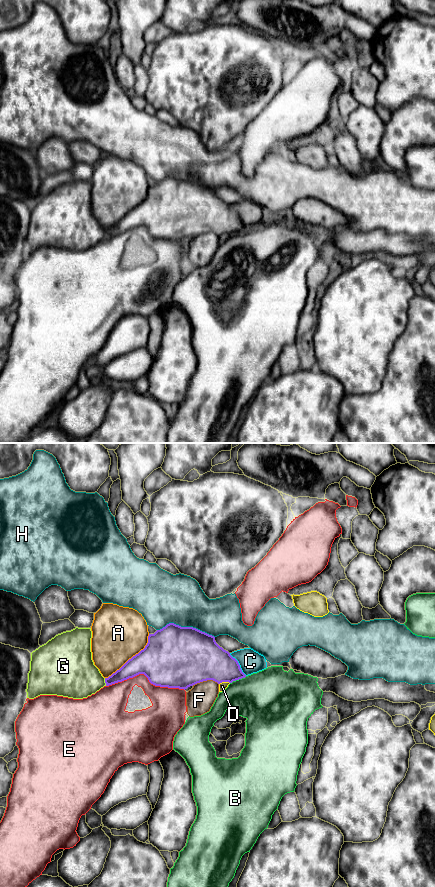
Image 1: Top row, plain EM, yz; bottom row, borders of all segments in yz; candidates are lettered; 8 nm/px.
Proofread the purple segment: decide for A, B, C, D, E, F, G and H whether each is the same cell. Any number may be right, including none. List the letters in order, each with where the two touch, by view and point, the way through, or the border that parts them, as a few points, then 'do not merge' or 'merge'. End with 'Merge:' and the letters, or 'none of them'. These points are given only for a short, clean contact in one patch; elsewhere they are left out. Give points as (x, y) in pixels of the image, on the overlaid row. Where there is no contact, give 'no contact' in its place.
A: contact yz (132, 657); do not merge
B: contact yz (238, 679); do not merge
C: contact yz (238, 664); do not merge
D: contact yz (224, 681); do not merge
E: contact yz (146, 676); do not merge
F: contact yz (205, 680); do not merge
G: contact yz (105, 682); do not merge
H: contact yz (186, 627); do not merge
Merge: none of them

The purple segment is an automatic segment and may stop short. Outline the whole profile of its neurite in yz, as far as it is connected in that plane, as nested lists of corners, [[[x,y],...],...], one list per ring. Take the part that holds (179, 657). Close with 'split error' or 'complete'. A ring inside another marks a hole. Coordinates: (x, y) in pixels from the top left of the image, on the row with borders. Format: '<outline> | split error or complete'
[[[169,623],[149,634],[143,650],[129,659],[119,670],[105,678],[106,686],[144,674],[155,686],[187,689],[197,683],[213,680],[218,684],[245,678],[238,661],[220,647],[215,637],[193,627]]] | complete

